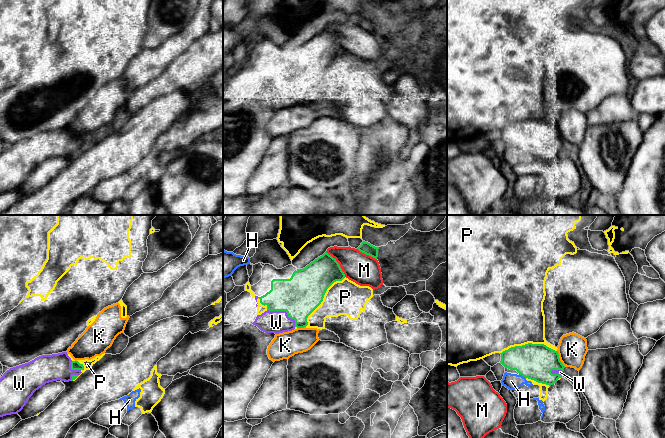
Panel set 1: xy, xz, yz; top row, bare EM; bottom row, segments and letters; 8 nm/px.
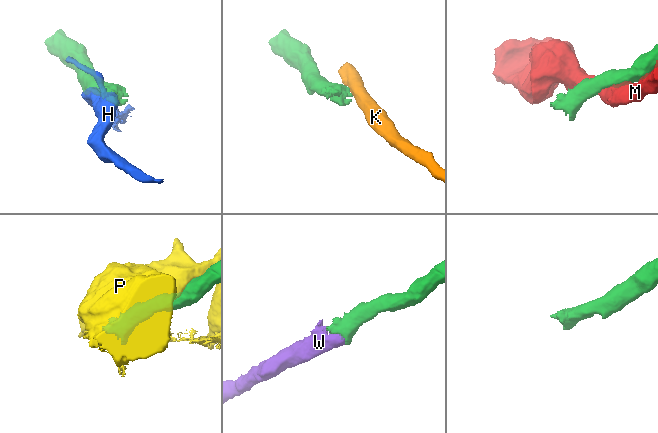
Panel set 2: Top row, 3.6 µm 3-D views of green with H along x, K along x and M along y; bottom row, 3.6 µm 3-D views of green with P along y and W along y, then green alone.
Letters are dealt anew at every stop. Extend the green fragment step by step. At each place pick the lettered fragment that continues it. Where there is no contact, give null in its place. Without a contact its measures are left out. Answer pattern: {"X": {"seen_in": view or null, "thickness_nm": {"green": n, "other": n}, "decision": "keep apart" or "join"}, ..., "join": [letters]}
{"H": {"seen_in": "yz", "thickness_nm": {"green": 280, "other": 130}, "decision": "keep apart"}, "K": {"seen_in": "yz", "thickness_nm": {"green": 280, "other": 240}, "decision": "keep apart"}, "M": {"seen_in": "xz", "thickness_nm": {"green": 260, "other": 240}, "decision": "keep apart"}, "P": {"seen_in": "yz", "thickness_nm": {"green": 280, "other": 480}, "decision": "keep apart"}, "W": {"seen_in": "xz", "thickness_nm": {"green": 320, "other": 180}, "decision": "join"}, "join": ["W"]}

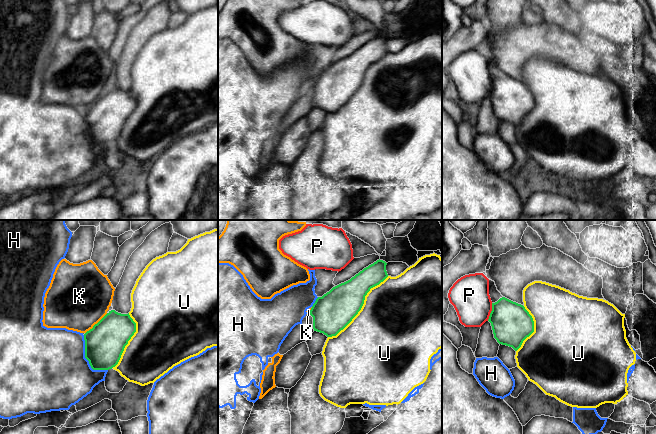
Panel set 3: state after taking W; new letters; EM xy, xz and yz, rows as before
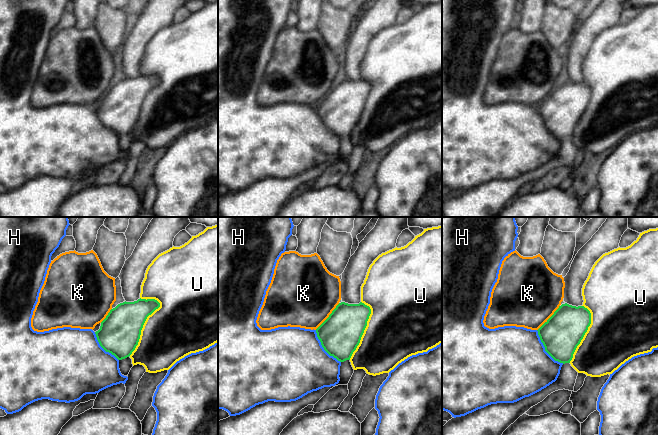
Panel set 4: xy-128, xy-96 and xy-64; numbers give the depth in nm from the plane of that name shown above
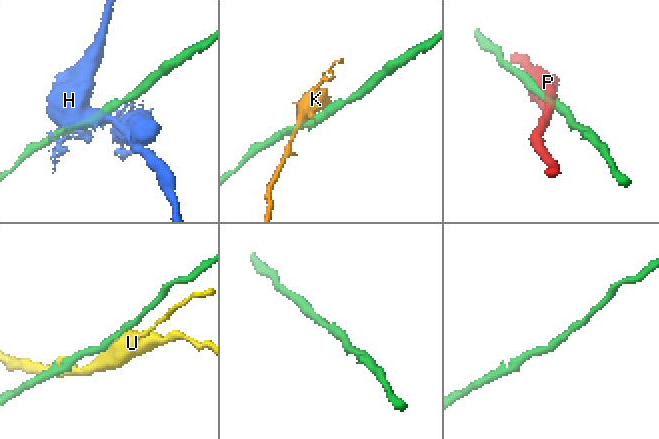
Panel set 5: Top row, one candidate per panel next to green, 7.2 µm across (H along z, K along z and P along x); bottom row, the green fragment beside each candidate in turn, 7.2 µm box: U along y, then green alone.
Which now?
{"H": {"seen_in": "xy", "thickness_nm": {"green": 320, "other": 500}, "decision": "keep apart"}, "K": {"seen_in": "xy", "thickness_nm": {"green": 320, "other": 500}, "decision": "keep apart"}, "P": {"seen_in": "yz", "thickness_nm": {"green": 320, "other": 320}, "decision": "keep apart"}, "U": {"seen_in": "xz", "thickness_nm": {"green": 320, "other": 500}, "decision": "keep apart"}, "join": []}

